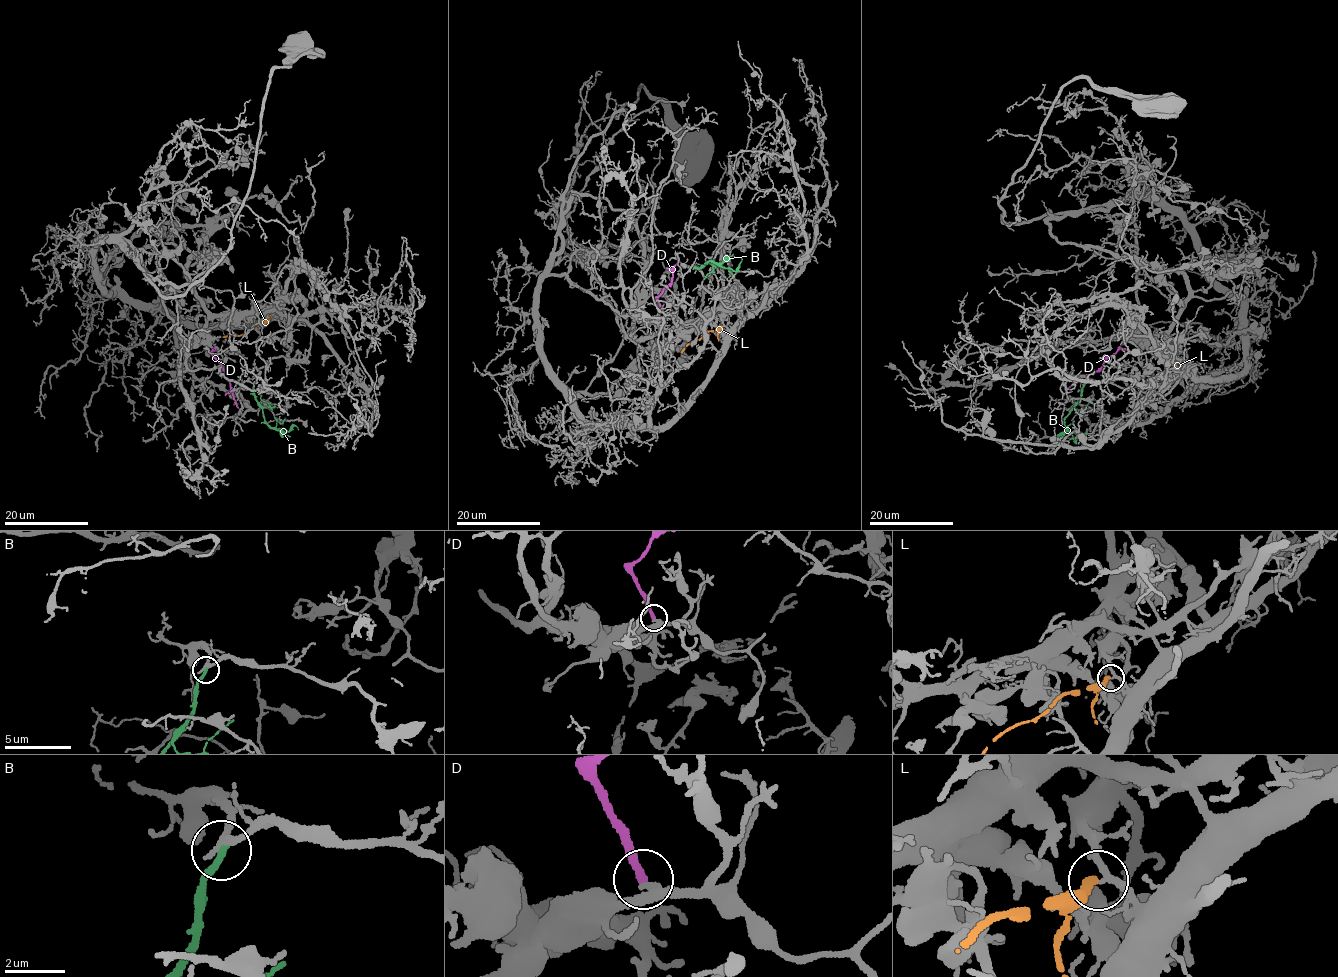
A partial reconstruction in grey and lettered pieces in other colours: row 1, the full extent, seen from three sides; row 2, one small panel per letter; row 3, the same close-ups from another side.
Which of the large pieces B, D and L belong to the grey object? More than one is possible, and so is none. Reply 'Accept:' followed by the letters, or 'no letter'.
Accept: D

